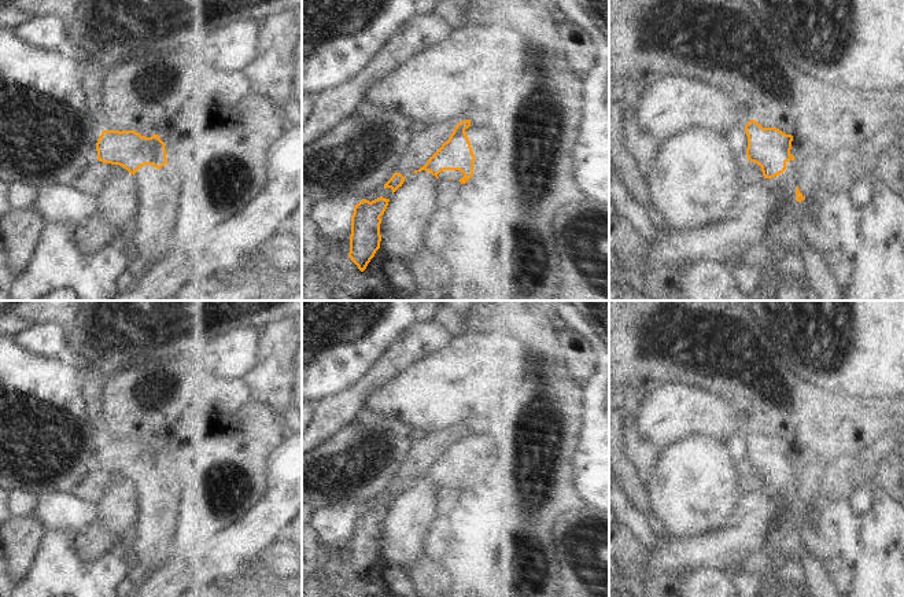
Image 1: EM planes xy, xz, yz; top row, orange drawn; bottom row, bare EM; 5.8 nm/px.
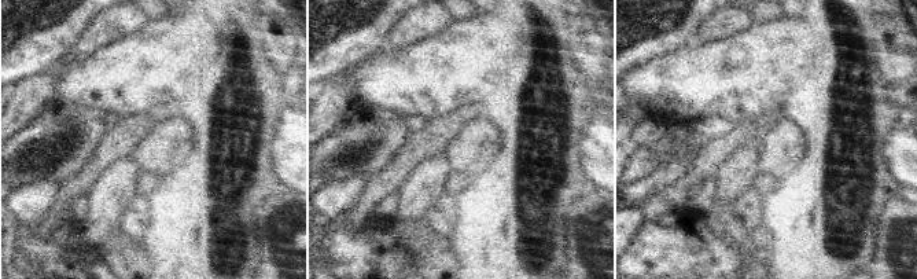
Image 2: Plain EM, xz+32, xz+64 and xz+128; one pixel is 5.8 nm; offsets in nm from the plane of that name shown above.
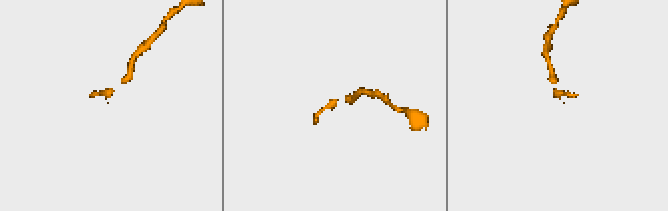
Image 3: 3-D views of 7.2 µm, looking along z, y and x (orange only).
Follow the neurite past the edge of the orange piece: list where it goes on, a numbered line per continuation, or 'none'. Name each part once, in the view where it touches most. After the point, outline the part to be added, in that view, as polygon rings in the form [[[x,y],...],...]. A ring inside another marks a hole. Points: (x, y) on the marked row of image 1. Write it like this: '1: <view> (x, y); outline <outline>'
1: xz (479, 137); outline [[[479,118],[471,119],[471,126],[465,129],[465,133],[469,139],[469,143],[475,155],[475,161],[473,161],[473,172],[475,172],[481,158],[488,154],[490,133],[481,125],[481,121]]]

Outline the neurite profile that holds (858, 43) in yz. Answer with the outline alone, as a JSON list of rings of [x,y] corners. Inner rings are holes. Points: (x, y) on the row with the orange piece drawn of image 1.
[[[750,0],[775,44],[802,73],[851,89],[904,95],[904,0]]]

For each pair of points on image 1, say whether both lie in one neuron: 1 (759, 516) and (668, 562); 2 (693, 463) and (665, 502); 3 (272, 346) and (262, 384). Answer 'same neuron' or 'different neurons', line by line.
1: same neuron
2: same neuron
3: same neuron

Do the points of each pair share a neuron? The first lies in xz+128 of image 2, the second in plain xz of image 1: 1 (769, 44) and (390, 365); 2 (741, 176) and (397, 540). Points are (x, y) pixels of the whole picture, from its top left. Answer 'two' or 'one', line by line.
1: two
2: one

